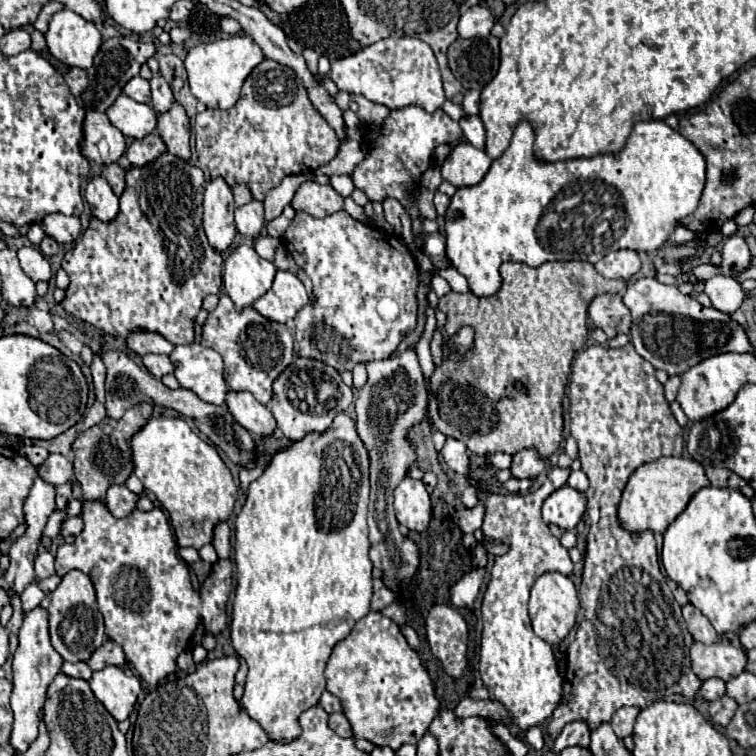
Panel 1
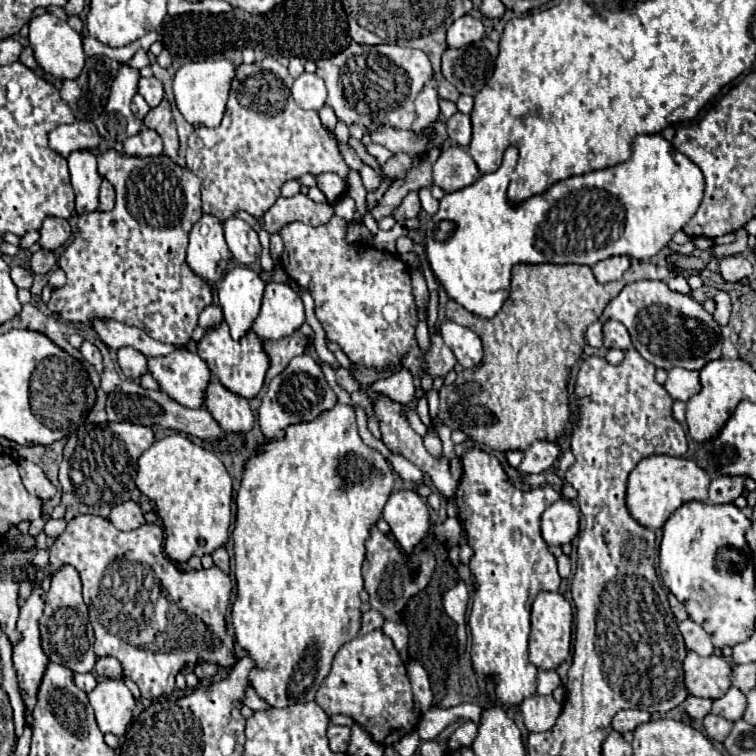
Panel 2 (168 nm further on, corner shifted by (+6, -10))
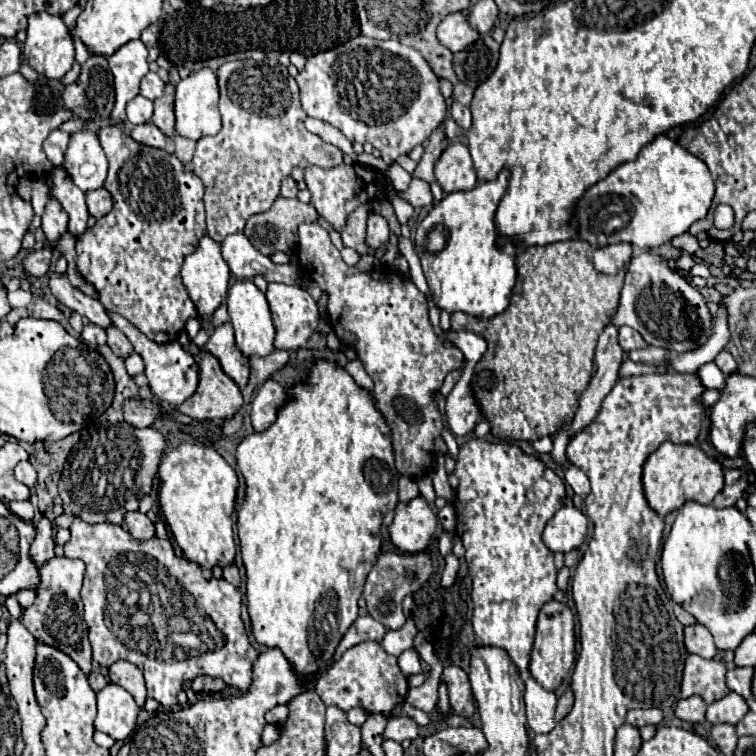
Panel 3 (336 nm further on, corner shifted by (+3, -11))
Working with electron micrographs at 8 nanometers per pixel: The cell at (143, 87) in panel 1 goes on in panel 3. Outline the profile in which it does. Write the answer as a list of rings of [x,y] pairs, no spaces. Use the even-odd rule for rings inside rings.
[[[135,96],[129,104],[127,104],[127,120],[137,126],[137,124],[145,124],[151,120],[153,114],[153,102],[143,98],[143,96]]]

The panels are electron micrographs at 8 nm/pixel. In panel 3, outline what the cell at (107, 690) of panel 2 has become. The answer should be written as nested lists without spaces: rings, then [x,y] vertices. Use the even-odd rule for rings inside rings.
[[[107,684],[101,692],[97,692],[95,730],[109,734],[113,740],[123,742],[133,734],[137,714],[139,706],[125,688]]]

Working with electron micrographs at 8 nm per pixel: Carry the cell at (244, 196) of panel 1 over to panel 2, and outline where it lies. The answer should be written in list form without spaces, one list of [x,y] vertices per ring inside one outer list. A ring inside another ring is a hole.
[[[298,193],[294,197],[278,197],[276,203],[262,215],[262,219],[252,217],[248,213],[235,213],[236,217],[242,217],[254,231],[268,231],[278,233],[286,223],[302,221],[306,225],[318,227],[322,223],[328,223],[334,215],[334,209],[330,203],[314,203],[310,197]]]

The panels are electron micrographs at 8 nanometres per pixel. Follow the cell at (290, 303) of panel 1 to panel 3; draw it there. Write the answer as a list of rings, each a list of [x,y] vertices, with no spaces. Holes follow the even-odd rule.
[[[271,282],[267,286],[267,302],[271,308],[271,318],[273,318],[273,326],[275,326],[275,348],[279,350],[299,350],[301,346],[305,346],[305,342],[309,340],[309,336],[315,332],[317,322],[319,322],[319,310],[317,304],[313,302],[313,298],[307,294],[307,290],[299,288],[299,286],[287,286],[287,284],[277,284]]]

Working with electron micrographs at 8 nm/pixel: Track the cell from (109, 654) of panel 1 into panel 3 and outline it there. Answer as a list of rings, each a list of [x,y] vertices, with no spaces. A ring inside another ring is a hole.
[[[119,660],[119,662],[111,664],[109,666],[109,680],[113,684],[123,686],[135,698],[135,702],[143,708],[145,698],[147,698],[147,692],[145,692],[143,674],[141,674],[141,670],[135,664],[131,664],[127,660]]]

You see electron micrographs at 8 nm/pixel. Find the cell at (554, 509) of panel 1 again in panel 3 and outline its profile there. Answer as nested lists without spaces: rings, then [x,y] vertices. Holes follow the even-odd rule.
[[[563,506],[547,522],[543,542],[551,552],[569,552],[583,544],[587,534],[587,518],[575,506]]]

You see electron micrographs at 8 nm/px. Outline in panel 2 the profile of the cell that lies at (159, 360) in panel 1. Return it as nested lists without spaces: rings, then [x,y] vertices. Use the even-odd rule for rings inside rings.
[[[120,347],[118,353],[116,353],[116,359],[118,359],[118,365],[120,369],[124,371],[126,377],[130,379],[138,379],[142,373],[146,373],[146,359],[140,351],[132,349],[132,347]]]

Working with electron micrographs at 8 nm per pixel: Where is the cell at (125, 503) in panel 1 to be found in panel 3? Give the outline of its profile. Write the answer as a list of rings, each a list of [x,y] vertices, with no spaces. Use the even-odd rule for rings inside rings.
[[[135,510],[135,512],[127,512],[125,514],[125,528],[127,532],[133,536],[133,538],[139,538],[139,540],[149,540],[155,536],[155,526],[153,522],[147,518],[147,514]]]

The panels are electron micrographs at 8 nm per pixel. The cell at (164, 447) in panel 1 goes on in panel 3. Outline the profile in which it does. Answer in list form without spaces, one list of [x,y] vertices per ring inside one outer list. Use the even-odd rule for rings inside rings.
[[[183,442],[163,454],[157,478],[161,480],[159,504],[163,516],[185,558],[205,568],[231,564],[235,558],[231,514],[239,486],[235,470],[213,448]]]

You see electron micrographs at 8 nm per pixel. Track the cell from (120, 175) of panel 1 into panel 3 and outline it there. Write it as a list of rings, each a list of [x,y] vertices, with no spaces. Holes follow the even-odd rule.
[[[105,188],[87,192],[85,196],[87,196],[87,208],[89,208],[91,216],[101,218],[101,216],[105,216],[105,214],[111,212],[111,208],[113,208],[113,196]]]

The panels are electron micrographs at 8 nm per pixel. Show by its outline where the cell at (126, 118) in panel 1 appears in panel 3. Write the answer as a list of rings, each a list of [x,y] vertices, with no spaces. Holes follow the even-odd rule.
[[[131,40],[109,56],[109,66],[115,76],[115,106],[111,122],[123,124],[127,120],[125,108],[139,94],[139,82],[149,72],[147,48],[141,40]]]

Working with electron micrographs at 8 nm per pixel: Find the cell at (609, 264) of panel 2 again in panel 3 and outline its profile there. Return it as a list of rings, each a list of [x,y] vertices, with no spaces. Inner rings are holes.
[[[609,244],[609,248],[595,250],[593,264],[595,264],[595,270],[599,270],[601,274],[613,276],[629,264],[631,256],[633,256],[631,244]]]

